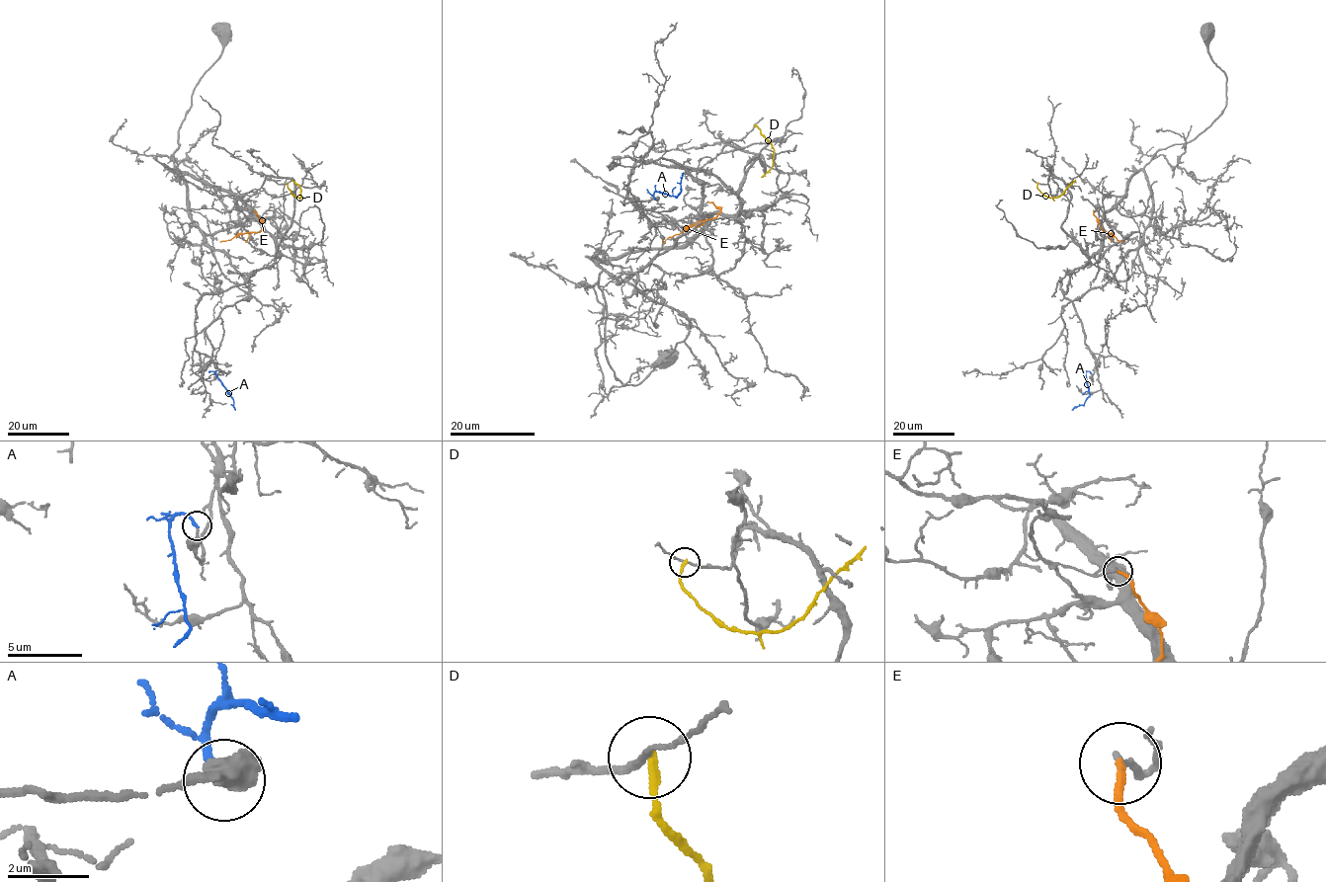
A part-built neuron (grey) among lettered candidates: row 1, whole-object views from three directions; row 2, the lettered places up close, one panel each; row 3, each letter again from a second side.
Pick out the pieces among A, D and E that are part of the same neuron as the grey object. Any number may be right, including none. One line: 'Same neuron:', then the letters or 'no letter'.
Same neuron: A

